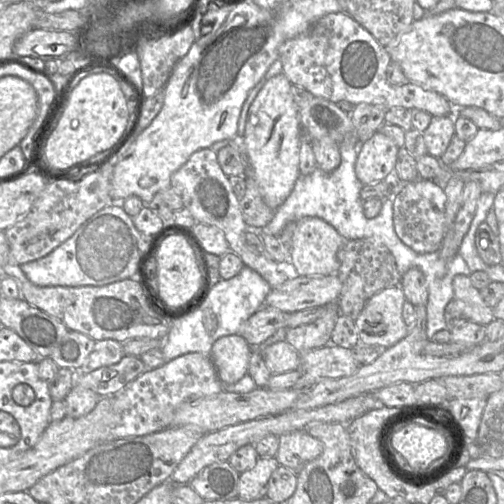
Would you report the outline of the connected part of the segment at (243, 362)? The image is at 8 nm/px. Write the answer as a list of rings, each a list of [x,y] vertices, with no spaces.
[[[240,334],[217,339],[211,349],[211,359],[223,385],[235,384],[249,371],[252,347]]]

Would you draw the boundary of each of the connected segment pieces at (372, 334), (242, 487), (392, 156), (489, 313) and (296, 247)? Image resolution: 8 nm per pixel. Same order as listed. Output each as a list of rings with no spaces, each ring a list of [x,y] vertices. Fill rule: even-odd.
[[[400,285],[373,295],[355,319],[360,344],[389,348],[409,332],[402,316],[406,301]]]
[[[259,457],[252,468],[240,473],[238,497],[245,501],[265,498],[270,477],[278,467],[279,463],[275,457]]]
[[[377,131],[361,142],[355,163],[355,174],[363,185],[393,177],[399,147],[393,139]]]
[[[458,274],[453,279],[454,299],[462,303],[462,314],[467,320],[487,326],[495,317],[493,309],[484,301],[469,276]]]
[[[304,217],[296,222],[292,237],[289,271],[301,276],[336,274],[338,252],[345,239],[326,221]]]

